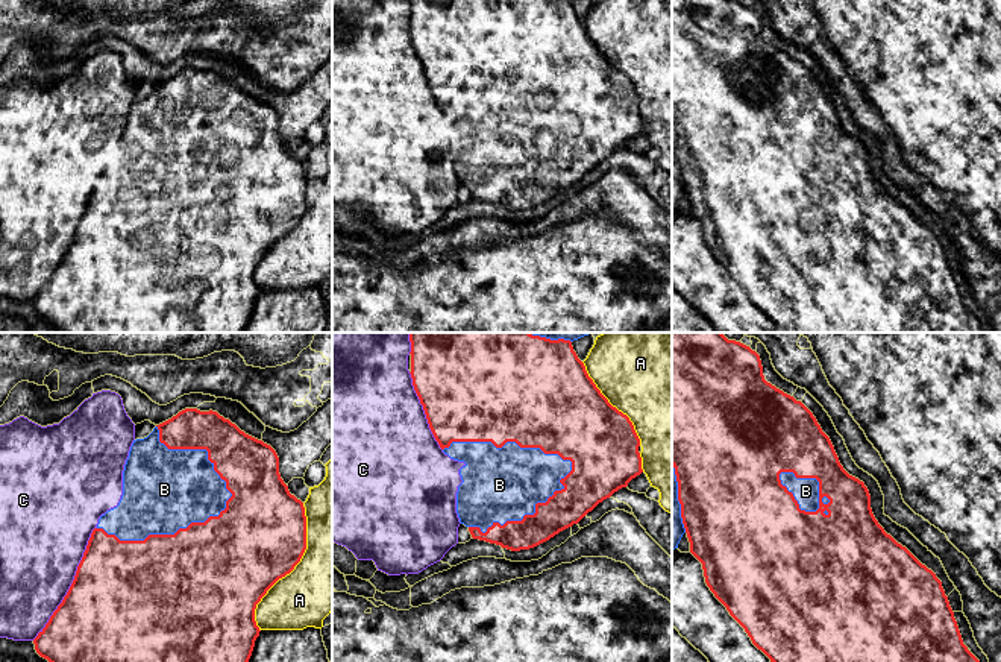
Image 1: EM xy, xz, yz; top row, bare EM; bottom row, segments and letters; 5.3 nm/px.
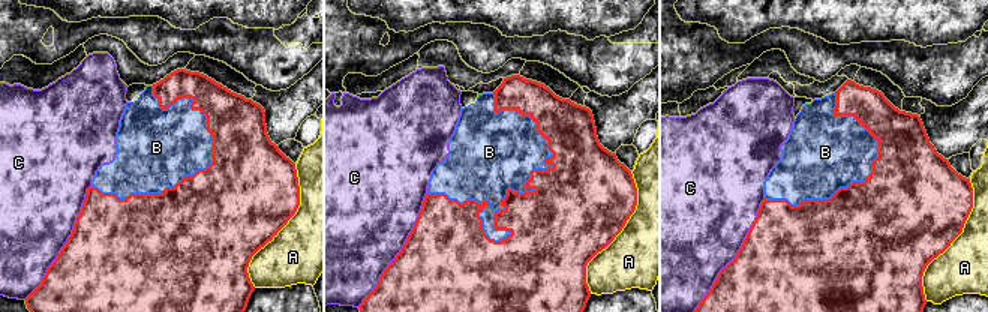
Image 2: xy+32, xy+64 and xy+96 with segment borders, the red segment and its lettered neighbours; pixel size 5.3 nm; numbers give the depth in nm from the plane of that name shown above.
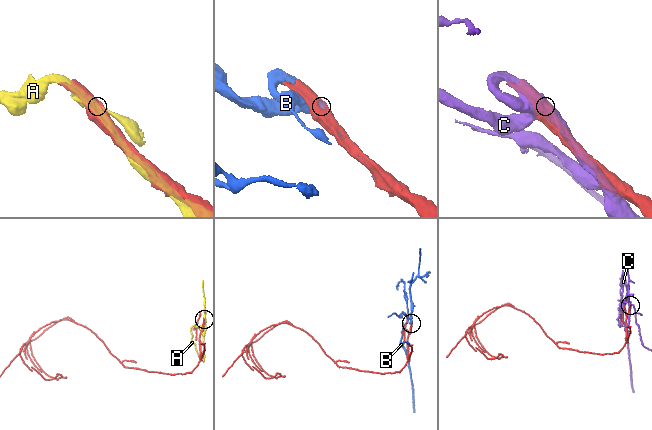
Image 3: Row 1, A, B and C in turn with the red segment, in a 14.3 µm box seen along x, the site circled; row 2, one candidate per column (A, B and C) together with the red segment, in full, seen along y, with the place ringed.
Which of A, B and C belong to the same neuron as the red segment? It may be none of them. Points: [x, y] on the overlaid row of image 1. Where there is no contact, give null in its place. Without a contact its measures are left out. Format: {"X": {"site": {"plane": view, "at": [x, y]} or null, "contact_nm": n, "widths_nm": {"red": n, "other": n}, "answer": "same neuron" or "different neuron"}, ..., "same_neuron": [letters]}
{"A": {"site": {"plane": "xy", "at": [293, 568]}, "contact_nm": 700, "widths_nm": {"red": 480, "other": 360}, "answer": "different neuron"}, "B": {"site": {"plane": "xz", "at": [511, 441]}, "contact_nm": 700, "widths_nm": {"red": 500, "other": 400}, "answer": "same neuron"}, "C": {"site": {"plane": "xy", "at": [72, 583]}, "contact_nm": 700, "widths_nm": {"red": 500, "other": 440}, "answer": "different neuron"}, "same_neuron": ["B"]}

